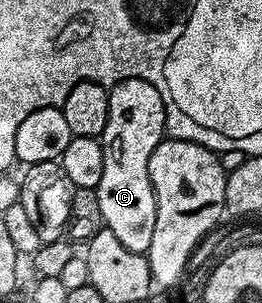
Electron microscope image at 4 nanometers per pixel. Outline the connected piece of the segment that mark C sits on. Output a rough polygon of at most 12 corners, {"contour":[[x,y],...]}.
{"contour":[[149,80],[110,87],[97,187],[129,252],[153,240],[149,156],[167,129]]}

